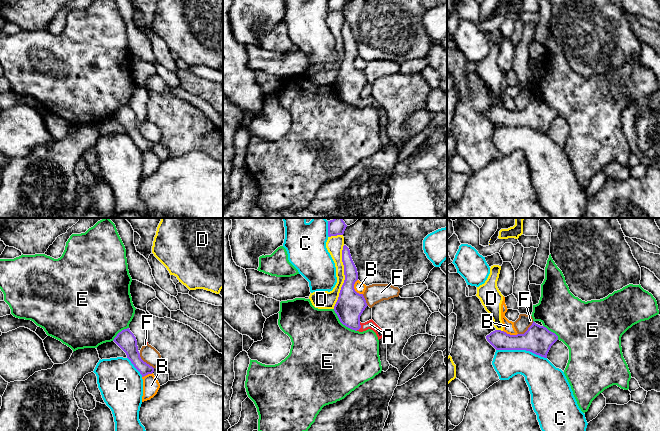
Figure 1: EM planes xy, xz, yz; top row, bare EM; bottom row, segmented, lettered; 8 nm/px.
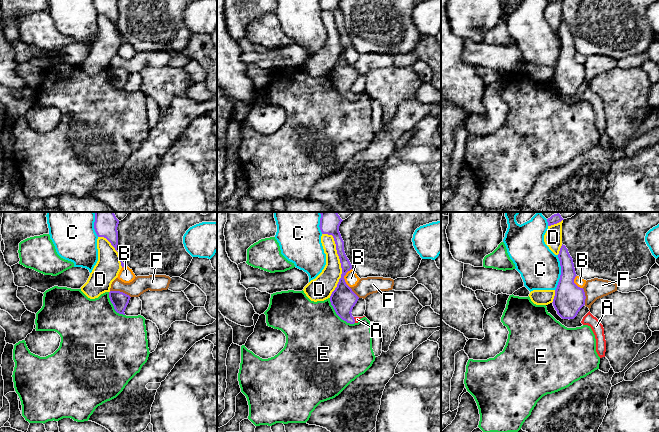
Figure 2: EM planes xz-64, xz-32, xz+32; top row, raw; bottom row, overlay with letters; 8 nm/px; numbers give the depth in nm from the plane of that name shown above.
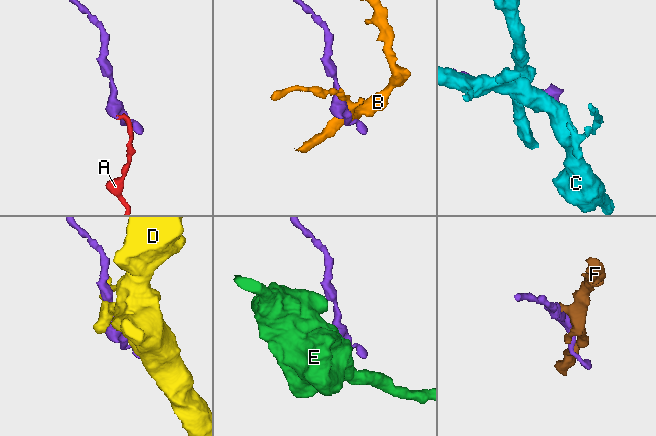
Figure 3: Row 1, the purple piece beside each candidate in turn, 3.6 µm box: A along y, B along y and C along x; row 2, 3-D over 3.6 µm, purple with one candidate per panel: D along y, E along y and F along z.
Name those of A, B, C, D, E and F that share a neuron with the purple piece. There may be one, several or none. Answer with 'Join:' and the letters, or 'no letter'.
Join: A

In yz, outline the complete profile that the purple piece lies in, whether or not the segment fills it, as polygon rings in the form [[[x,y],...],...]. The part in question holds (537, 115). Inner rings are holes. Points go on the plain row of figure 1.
[[[533,97],[524,110],[510,111],[504,107],[495,106],[487,111],[486,115],[496,126],[526,126],[547,134],[558,112]]]

